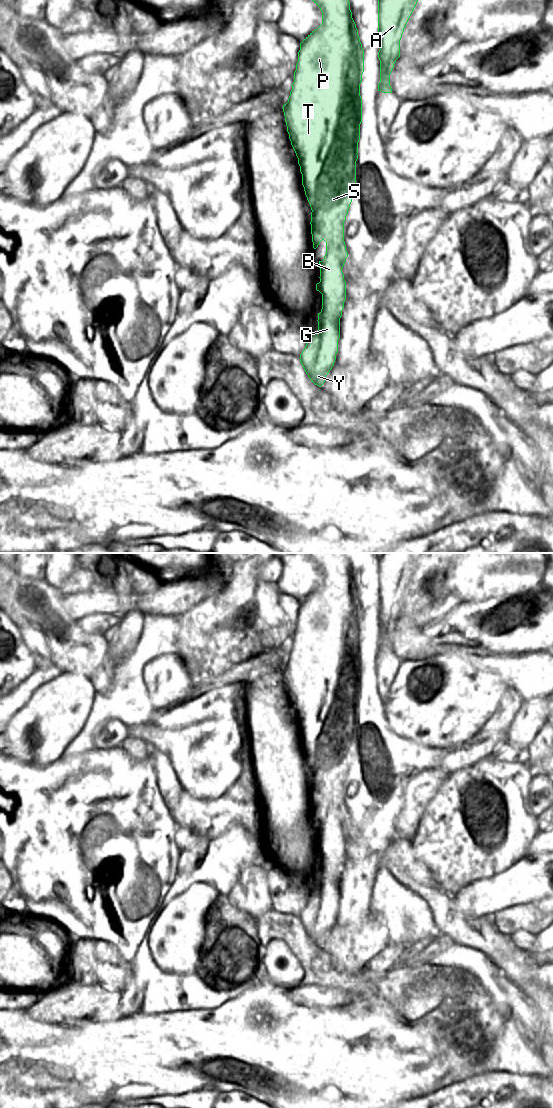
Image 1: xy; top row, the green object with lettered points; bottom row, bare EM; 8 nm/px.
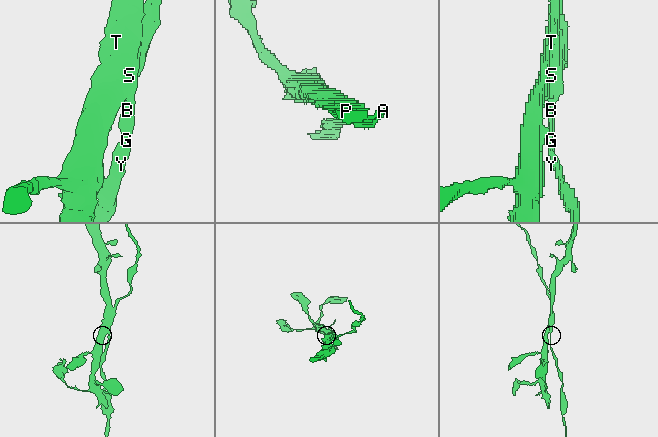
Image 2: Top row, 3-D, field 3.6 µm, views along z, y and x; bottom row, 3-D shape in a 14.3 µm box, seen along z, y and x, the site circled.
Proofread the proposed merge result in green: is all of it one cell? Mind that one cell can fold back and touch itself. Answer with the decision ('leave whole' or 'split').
split

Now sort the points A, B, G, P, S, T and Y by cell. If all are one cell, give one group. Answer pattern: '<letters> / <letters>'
A B G S Y / P T

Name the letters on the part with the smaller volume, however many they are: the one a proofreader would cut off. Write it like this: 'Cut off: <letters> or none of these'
Cut off: A, B, G, S, Y

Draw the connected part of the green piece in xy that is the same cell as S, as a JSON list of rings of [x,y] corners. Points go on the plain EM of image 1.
[[[339,703],[334,714],[326,718],[324,726],[320,730],[317,742],[318,752],[314,754],[311,761],[308,761],[310,767],[324,773],[324,778],[332,786],[330,802],[326,803],[326,814],[324,819],[319,821],[320,842],[316,844],[316,850],[322,854],[322,869],[318,873],[318,890],[310,896],[299,918],[310,940],[319,947],[324,944],[326,936],[334,926],[338,912],[340,878],[346,860],[346,841],[342,828],[348,817],[344,801],[344,782],[356,746],[357,719],[358,714],[354,714],[353,703]]]

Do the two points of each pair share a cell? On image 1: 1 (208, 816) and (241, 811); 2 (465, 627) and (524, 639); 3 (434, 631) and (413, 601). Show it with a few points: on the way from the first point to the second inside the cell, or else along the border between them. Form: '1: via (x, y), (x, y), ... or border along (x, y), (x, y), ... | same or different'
1: via (216, 814), (233, 811) | same
2: via (480, 631), (486, 631), (493, 636), (509, 636) | same
3: border along (424, 625), (421, 628) | different

